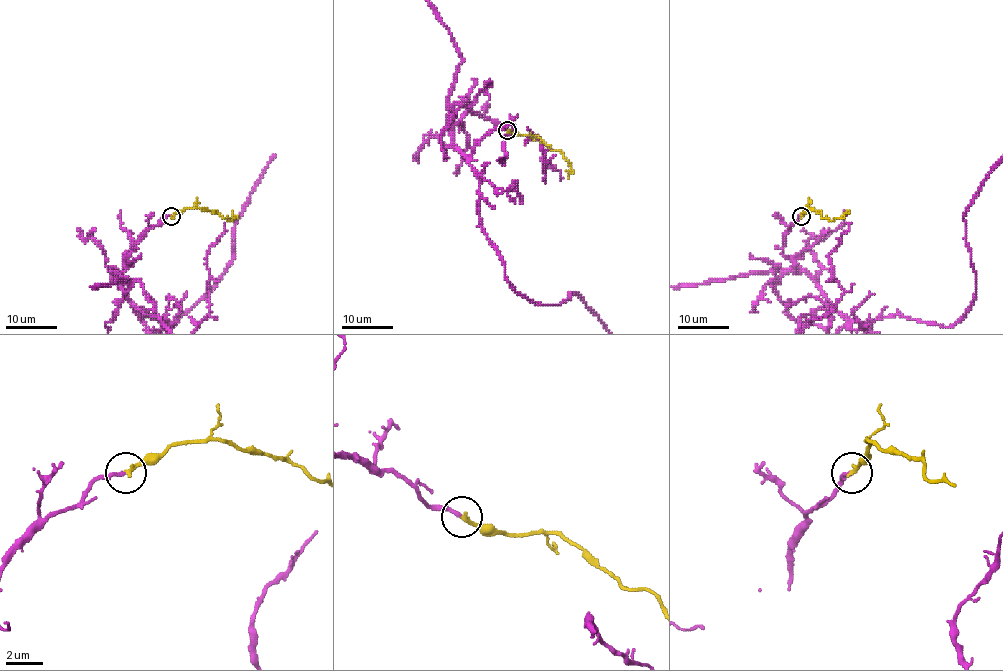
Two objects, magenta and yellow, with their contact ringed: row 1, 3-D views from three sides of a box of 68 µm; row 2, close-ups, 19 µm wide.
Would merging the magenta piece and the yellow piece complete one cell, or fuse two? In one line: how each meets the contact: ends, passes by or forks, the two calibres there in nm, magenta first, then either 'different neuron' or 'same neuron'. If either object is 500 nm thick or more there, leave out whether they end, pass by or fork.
magenta ends; yellow ends; calibres 220 and 260 nm; same neuron

